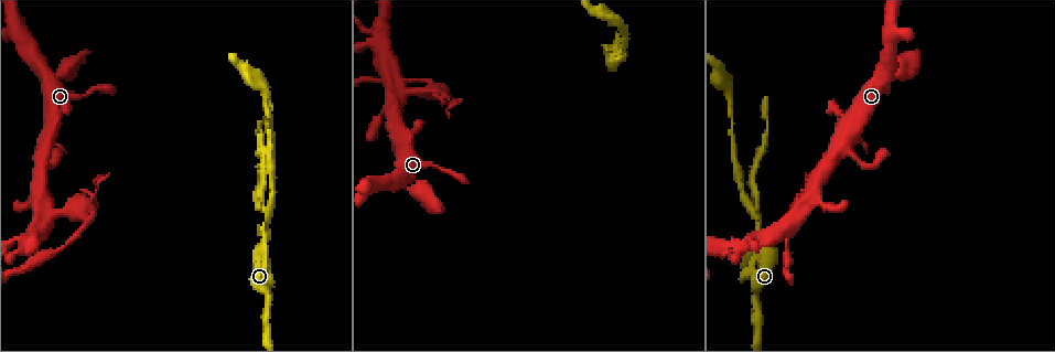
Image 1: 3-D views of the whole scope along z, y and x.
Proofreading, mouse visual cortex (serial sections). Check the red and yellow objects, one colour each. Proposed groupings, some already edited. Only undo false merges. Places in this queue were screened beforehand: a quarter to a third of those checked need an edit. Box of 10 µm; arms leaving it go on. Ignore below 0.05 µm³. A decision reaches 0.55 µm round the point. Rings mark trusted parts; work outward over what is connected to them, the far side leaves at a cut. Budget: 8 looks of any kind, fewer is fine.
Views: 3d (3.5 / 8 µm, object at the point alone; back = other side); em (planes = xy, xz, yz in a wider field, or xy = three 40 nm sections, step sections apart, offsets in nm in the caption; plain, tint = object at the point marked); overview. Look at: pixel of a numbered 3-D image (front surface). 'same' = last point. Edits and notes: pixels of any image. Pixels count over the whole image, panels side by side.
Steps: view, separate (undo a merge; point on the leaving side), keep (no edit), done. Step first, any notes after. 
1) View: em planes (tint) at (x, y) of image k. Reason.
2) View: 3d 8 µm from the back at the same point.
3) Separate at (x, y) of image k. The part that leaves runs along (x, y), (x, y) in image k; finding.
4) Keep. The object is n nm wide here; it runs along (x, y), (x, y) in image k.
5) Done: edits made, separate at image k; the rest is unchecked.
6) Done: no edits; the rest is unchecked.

View: em xy step 2 (tint) at (868, 166) of image 1. Abrupt turn.

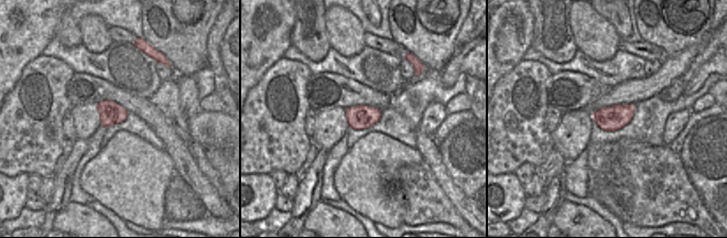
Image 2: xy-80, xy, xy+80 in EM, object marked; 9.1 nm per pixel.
View: 3d 3.5 µm at the same point. See where the arms go.

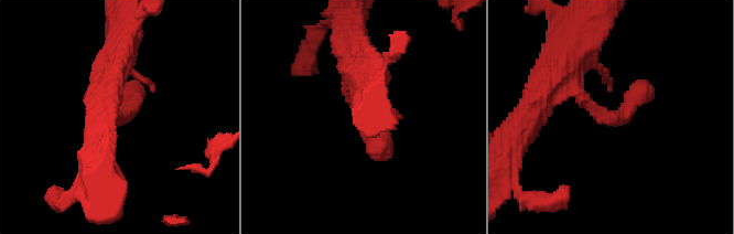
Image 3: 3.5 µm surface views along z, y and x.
Keep. Continuous, no second cell.

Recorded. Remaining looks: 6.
View: 3d 3.5 µm at (430, 90) of image 1. Abrupt turn.

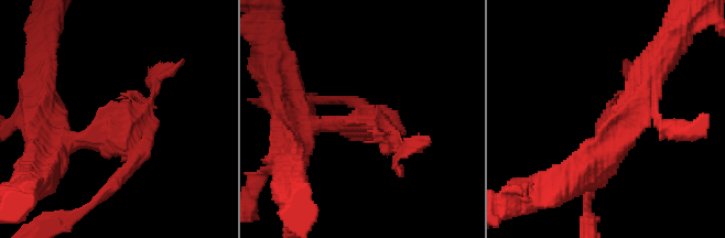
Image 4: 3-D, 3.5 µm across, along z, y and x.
View: em planes (tint) at (362, 120) of image 4. Now the EM.

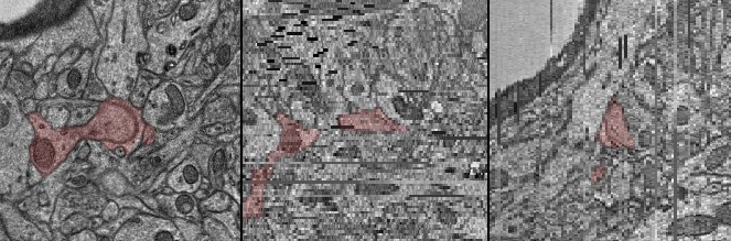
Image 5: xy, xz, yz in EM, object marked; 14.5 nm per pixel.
Separate at (389, 144) of image 4. The part that leaves runs along (347, 126), (378, 111), (334, 100) in image 4; a second cell is stuck on.

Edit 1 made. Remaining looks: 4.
View: overview. See it whole again.

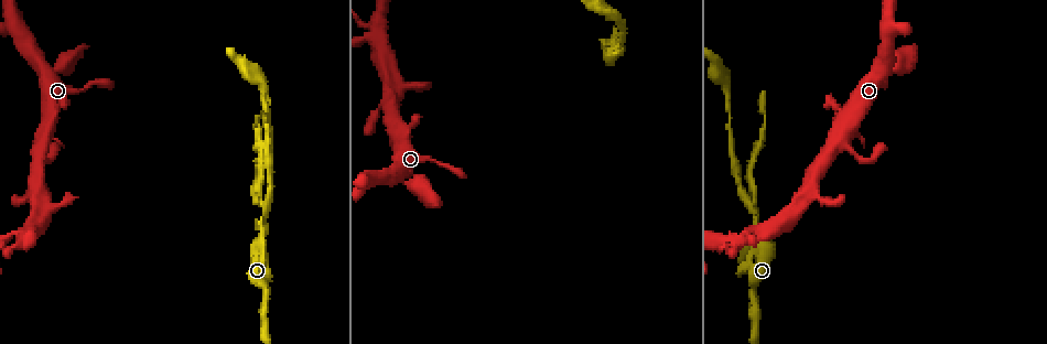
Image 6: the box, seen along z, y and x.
View: 3d 3.5 µm at (753, 210) of image 6.

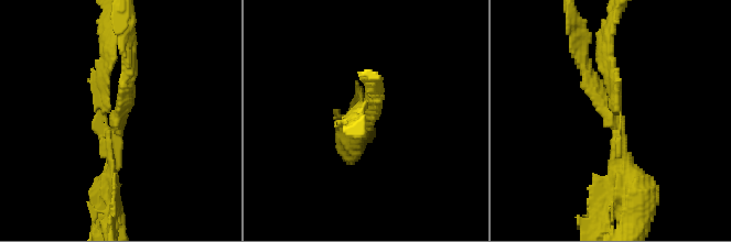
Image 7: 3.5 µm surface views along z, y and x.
View: em planes (tint) at (117, 117) of image 7.

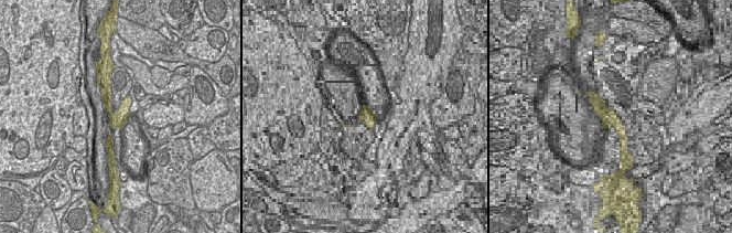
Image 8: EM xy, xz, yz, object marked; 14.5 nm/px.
Keep. All the same cell.

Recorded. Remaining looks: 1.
Done: edits made, separate at image 4; the rest is unchecked.

